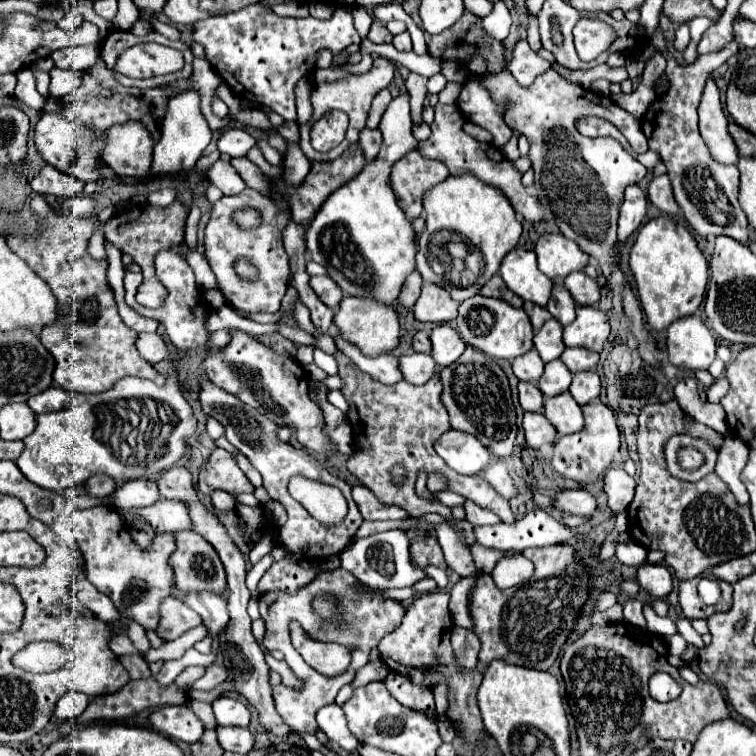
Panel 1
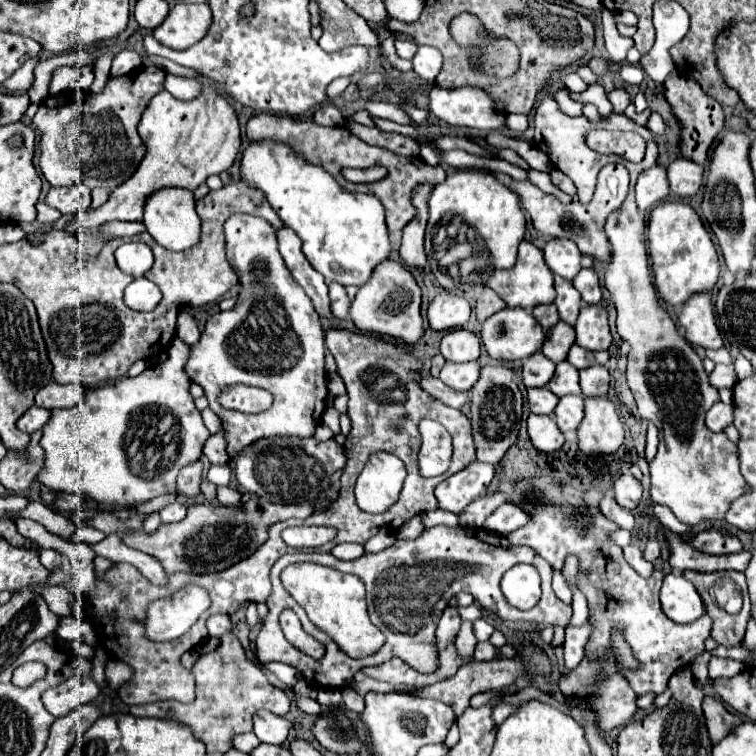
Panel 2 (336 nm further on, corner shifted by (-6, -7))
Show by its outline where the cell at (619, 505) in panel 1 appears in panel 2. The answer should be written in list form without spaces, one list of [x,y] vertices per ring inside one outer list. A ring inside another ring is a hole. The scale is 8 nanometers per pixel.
[[[622,474],[616,484],[616,502],[628,510],[634,510],[642,498],[642,484],[632,474]]]

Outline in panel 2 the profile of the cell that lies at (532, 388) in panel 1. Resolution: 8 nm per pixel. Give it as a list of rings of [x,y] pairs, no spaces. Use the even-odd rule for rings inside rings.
[[[544,386],[544,388],[528,388],[528,406],[534,414],[548,414],[552,416],[558,398]]]

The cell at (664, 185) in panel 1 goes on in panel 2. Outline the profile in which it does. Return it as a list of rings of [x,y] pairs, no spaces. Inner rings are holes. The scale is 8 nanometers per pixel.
[[[678,158],[668,166],[670,190],[678,198],[694,196],[702,186],[702,176],[704,176],[704,166],[694,164],[692,160],[686,158]]]

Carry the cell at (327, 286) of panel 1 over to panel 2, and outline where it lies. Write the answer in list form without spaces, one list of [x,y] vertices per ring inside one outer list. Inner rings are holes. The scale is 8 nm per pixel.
[[[336,282],[330,284],[330,310],[340,320],[344,320],[348,316],[350,298],[346,296],[346,290],[342,284],[336,284]]]

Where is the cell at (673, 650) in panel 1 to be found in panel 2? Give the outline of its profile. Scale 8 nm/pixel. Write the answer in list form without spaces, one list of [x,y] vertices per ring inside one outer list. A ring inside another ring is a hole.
[[[714,656],[710,660],[710,664],[708,664],[708,670],[710,670],[710,678],[712,680],[720,678],[720,676],[730,678],[730,676],[736,676],[738,672],[742,672],[744,664],[738,662],[738,660],[732,660],[732,658],[718,658],[718,656]]]

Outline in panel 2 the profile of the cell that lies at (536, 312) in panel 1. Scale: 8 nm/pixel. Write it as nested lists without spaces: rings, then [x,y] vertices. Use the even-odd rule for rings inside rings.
[[[546,304],[546,306],[536,306],[534,308],[534,318],[542,324],[544,330],[550,330],[554,324],[560,322],[556,306],[554,304]]]

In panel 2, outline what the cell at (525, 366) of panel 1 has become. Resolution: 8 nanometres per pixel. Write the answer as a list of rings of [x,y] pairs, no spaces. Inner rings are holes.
[[[536,352],[524,360],[522,382],[524,386],[536,386],[536,388],[546,386],[554,376],[554,370],[556,370],[556,364],[550,358],[546,358],[542,352]]]

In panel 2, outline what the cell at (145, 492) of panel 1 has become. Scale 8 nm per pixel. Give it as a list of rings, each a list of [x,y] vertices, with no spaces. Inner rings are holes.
[[[174,502],[170,506],[166,506],[162,512],[160,512],[160,518],[164,524],[172,524],[172,522],[178,522],[178,520],[184,520],[186,518],[186,506],[182,502]]]

